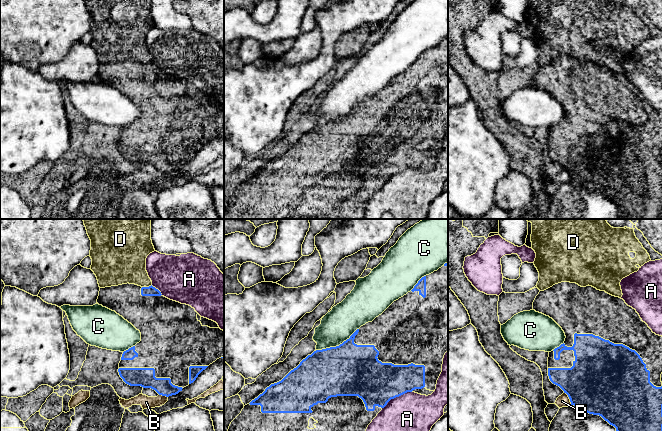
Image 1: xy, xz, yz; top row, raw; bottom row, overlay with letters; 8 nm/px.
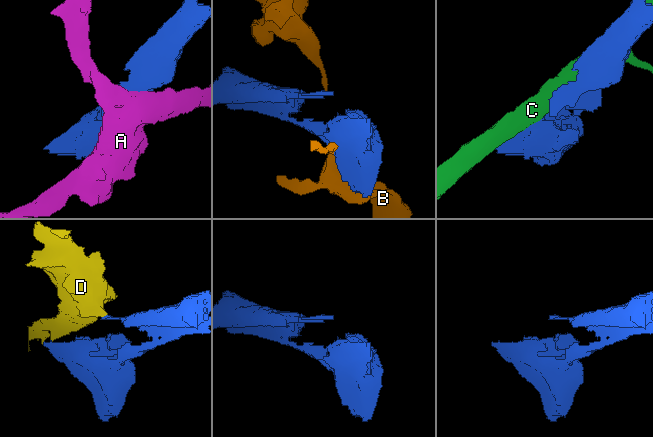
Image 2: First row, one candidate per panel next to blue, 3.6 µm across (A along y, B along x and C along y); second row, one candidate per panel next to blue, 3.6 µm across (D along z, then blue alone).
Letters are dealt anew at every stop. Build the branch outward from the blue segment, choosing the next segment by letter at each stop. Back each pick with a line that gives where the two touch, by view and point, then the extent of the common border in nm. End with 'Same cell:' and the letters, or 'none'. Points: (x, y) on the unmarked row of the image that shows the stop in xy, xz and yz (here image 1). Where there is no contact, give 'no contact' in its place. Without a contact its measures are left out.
Same cell: none

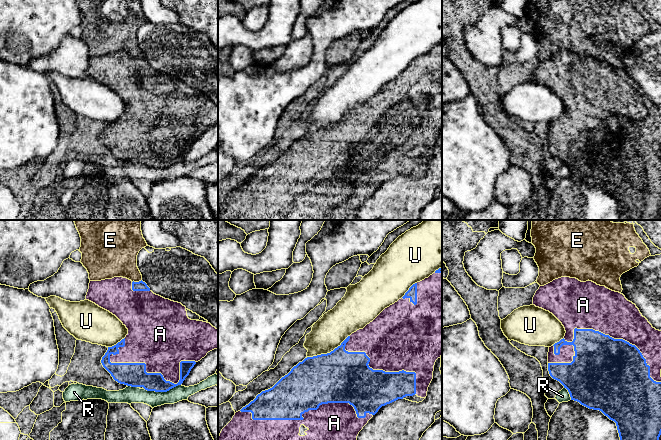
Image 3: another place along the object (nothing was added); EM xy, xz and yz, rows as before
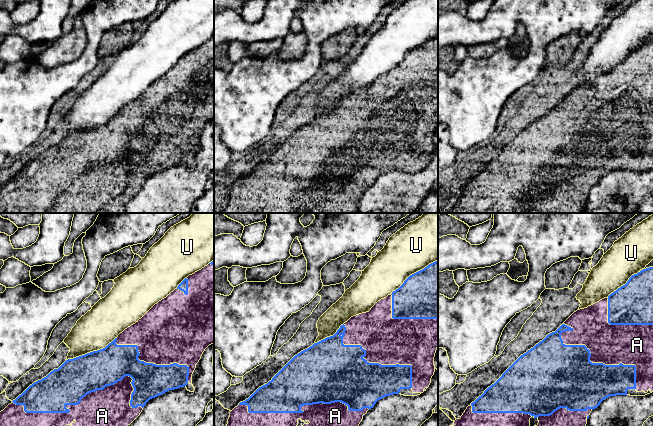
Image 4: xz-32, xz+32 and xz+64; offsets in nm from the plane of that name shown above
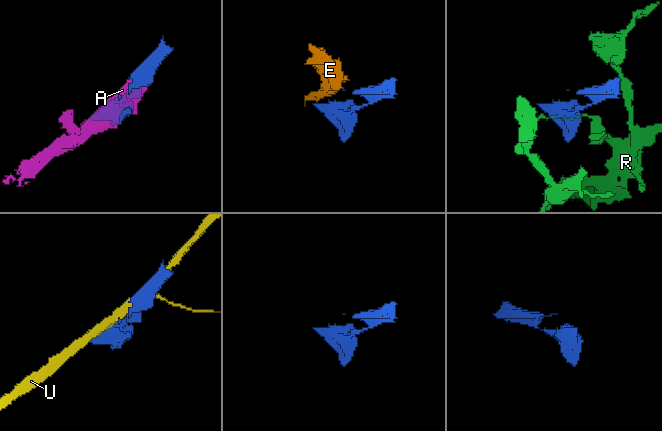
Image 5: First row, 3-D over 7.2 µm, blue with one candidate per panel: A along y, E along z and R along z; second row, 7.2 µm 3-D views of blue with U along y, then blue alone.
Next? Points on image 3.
A: meets blue in xz at (305, 187); contact 1050 nm long
Same cell: A

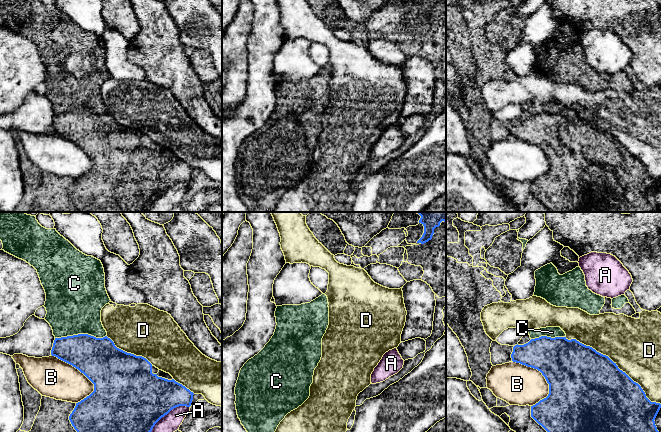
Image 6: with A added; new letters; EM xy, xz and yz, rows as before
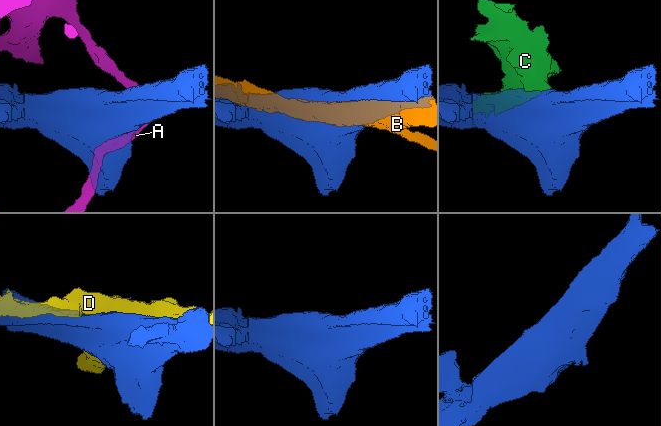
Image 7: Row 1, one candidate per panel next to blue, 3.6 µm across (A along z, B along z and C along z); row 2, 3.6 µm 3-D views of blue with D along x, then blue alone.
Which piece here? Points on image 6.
Same cell: none

